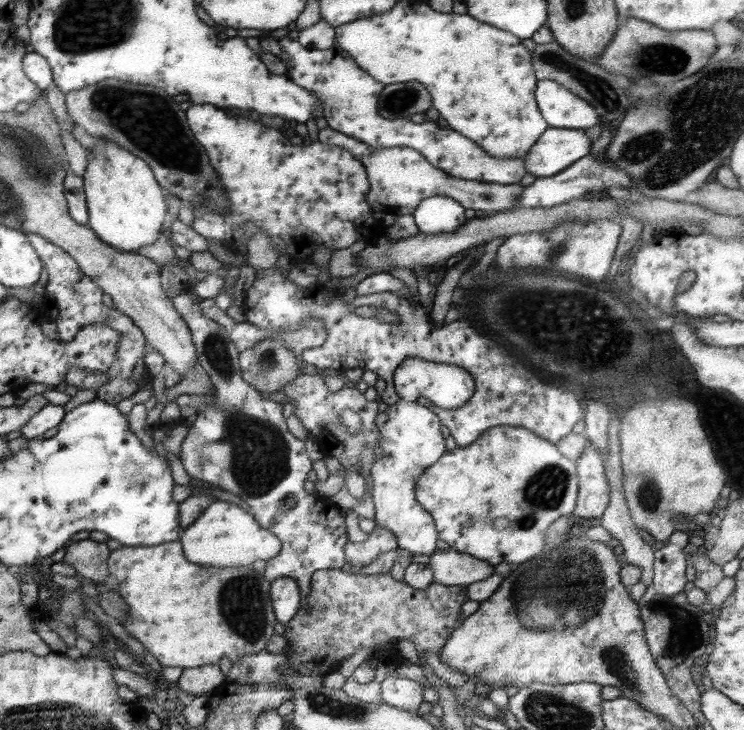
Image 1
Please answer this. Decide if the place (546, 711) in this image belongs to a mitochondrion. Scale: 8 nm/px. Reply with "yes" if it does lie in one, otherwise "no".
yes

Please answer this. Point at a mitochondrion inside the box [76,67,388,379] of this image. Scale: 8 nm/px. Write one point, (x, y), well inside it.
(119, 108)

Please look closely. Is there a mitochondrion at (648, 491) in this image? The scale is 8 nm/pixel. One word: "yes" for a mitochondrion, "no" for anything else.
yes

